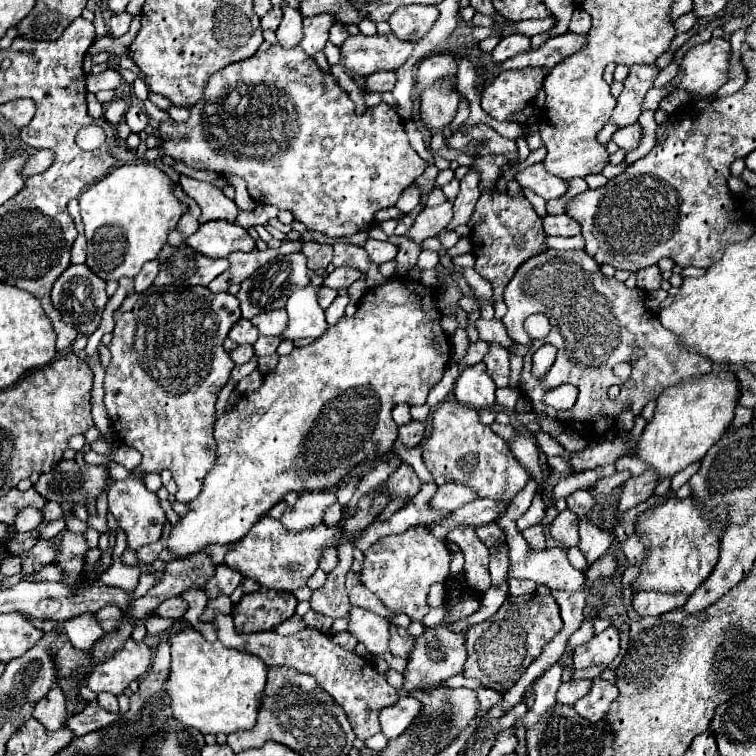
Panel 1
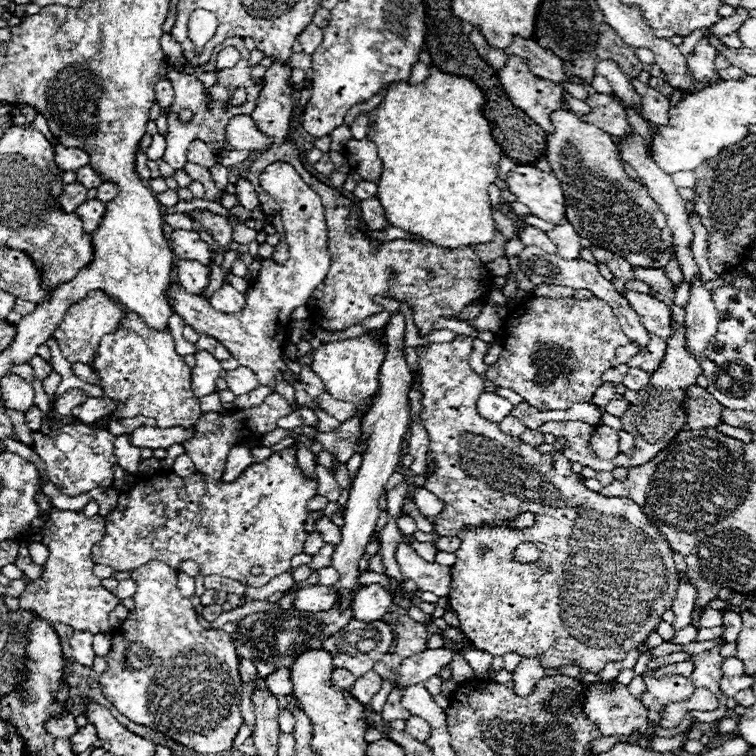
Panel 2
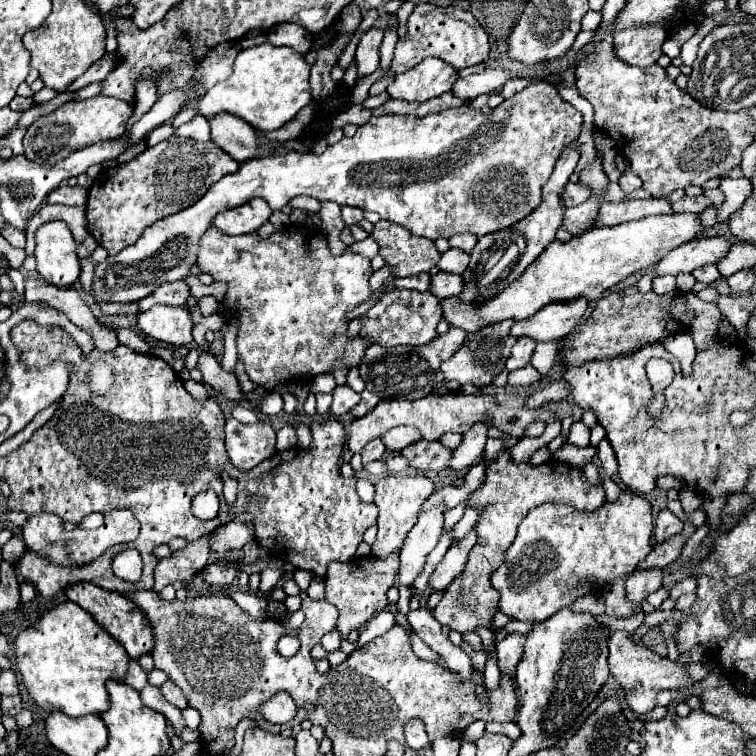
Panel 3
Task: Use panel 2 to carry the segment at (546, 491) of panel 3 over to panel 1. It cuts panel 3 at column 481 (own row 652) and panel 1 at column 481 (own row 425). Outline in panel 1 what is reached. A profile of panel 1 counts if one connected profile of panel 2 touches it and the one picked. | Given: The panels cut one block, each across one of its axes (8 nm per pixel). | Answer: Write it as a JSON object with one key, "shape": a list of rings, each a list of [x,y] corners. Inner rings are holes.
{"shape":[[[442,402],[434,410],[430,432],[422,444],[422,456],[436,484],[452,480],[464,486],[474,486],[482,498],[512,500],[530,480],[530,474],[510,454],[506,442],[496,436],[490,426],[478,420],[478,412],[474,408],[462,406],[458,402]]]}

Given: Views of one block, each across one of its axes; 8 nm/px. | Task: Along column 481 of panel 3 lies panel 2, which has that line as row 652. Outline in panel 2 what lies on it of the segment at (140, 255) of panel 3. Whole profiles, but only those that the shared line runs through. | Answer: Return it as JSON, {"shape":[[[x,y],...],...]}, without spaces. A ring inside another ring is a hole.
{"shape":[[[151,560],[135,569],[131,578],[137,584],[134,594],[136,606],[130,618],[122,622],[122,632],[116,632],[116,648],[106,654],[108,668],[98,678],[102,694],[114,704],[114,708],[118,708],[118,712],[122,712],[132,722],[164,732],[172,740],[200,754],[216,754],[228,750],[244,722],[240,714],[238,656],[230,634],[208,632],[200,626],[198,614],[192,602],[180,594],[176,586],[176,570],[170,570],[170,566]]]}

